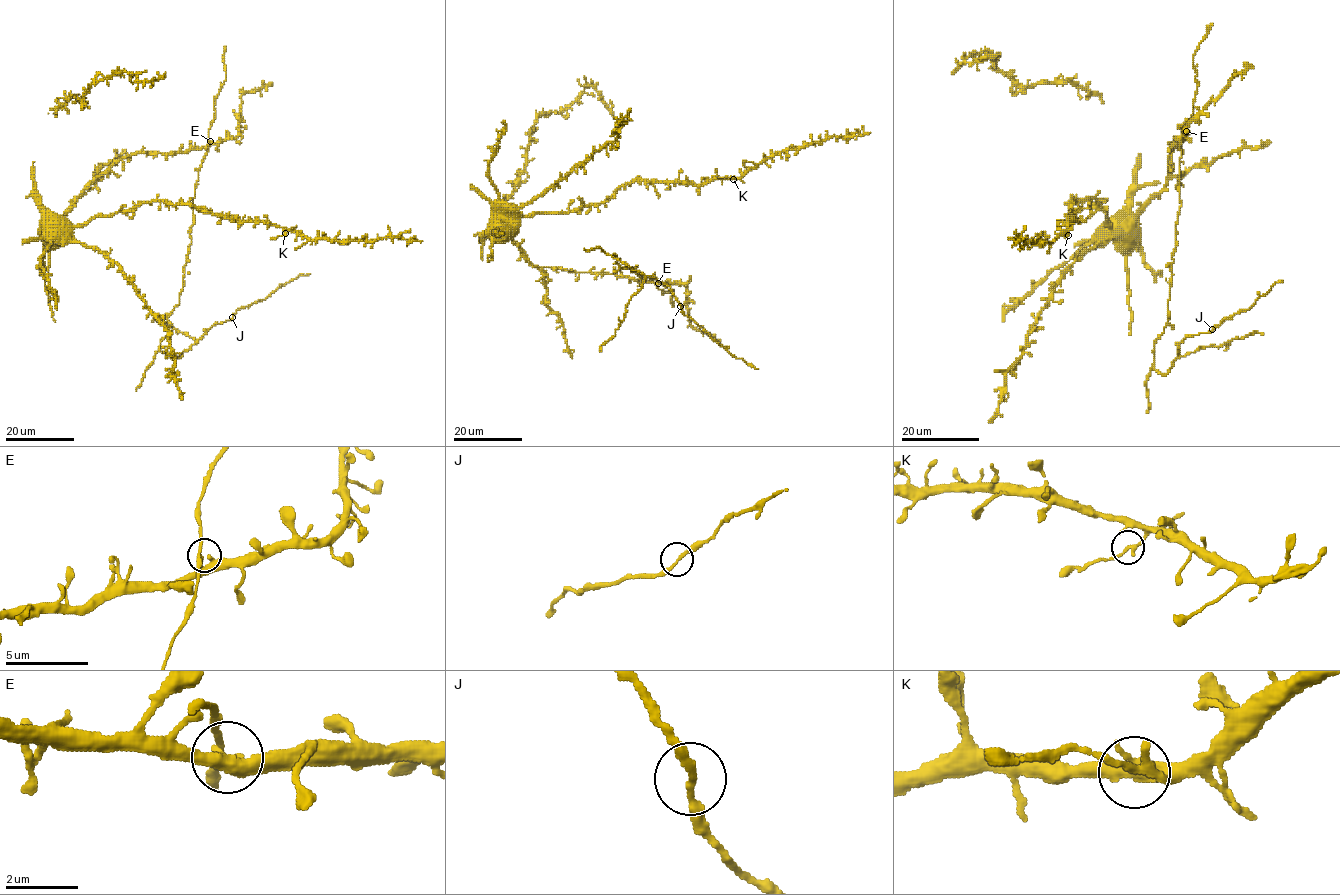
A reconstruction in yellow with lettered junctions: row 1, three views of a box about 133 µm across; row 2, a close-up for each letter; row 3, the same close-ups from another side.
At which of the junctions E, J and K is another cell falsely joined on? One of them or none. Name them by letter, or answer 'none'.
K

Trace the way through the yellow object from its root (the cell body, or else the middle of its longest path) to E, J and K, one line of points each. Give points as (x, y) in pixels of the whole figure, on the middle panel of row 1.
E: (498, 224), (533, 265), (575, 272), (616, 273), (658, 283)
J: (498, 224), (533, 265), (655, 278), (621, 267), (616, 254), (608, 254), (668, 285), (680, 306)
K: (498, 224), (539, 212), (577, 211), (607, 201), (636, 180), (706, 184), (733, 179)

